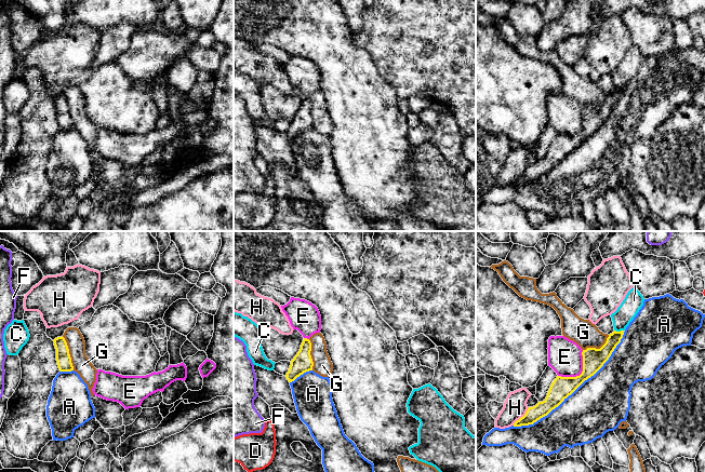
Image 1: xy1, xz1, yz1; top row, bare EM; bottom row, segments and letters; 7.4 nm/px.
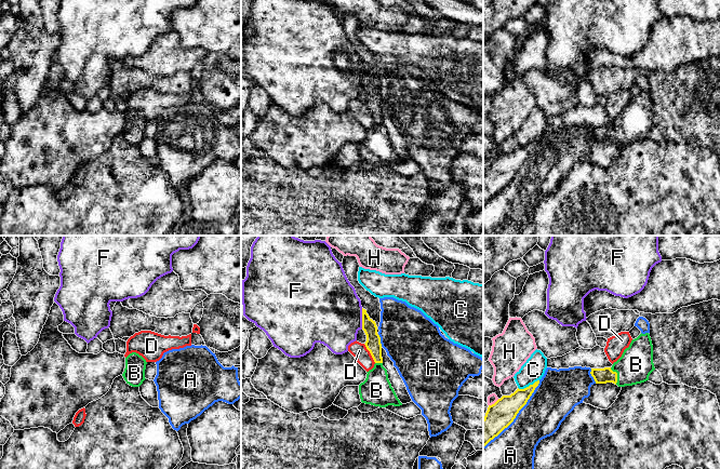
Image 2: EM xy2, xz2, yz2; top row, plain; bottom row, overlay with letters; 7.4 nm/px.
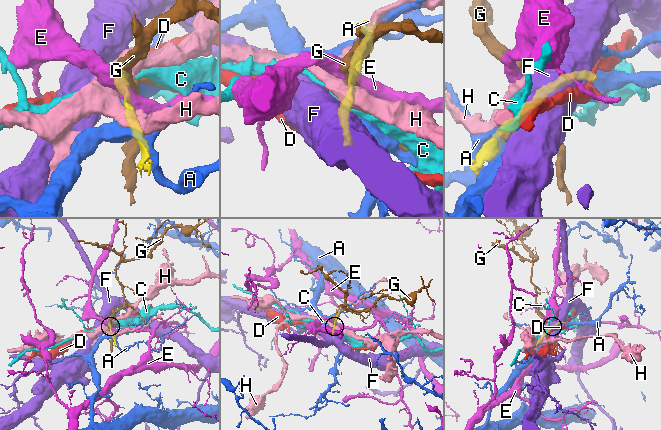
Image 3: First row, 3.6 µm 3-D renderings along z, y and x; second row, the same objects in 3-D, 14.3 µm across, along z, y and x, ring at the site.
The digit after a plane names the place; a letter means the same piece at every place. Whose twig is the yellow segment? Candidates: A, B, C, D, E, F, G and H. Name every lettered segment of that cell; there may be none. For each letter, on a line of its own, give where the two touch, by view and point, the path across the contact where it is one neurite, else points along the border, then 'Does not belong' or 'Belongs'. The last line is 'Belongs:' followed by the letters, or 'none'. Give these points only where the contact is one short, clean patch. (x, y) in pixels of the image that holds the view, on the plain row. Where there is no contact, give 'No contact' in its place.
A: Touches yellow at yz1 (574, 148). Does not belong
B: Touches yellow at yz2 (616, 133). Path across: yz2 (604, 133), (616, 133), (631, 126), (636, 122). Belongs
C: Touches yellow at yz2 (529, 144). Boundary: yz2 (538, 137), (523, 146), (518, 146). Does not belong
D: Touches yellow at xz2 (370, 110). Boundary: xz2 (363, 102), (375, 120). Does not belong
E: Touches yellow at yz1 (582, 131). Boundary: yz1 (583, 108), (582, 130), (575, 134), (558, 134). Does not belong
F: Touches yellow at xz2 (362, 77). Boundary: xz2 (361, 66), (362, 86). Does not belong
G: Touches yellow at xy1 (68, 111). Boundary: xy1 (62, 94), (66, 100), (74, 127). Does not belong
H: Touches yellow at yz1 (521, 175). Does not belong
Belongs: B

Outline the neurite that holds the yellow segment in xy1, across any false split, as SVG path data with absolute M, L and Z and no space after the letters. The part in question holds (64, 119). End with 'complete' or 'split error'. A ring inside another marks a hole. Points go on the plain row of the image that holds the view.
M57 95L54 98L54 104L56 107L56 119L61 130L71 130L74 124L71 121L71 116L69 112L69 107L65 96Z; complete

